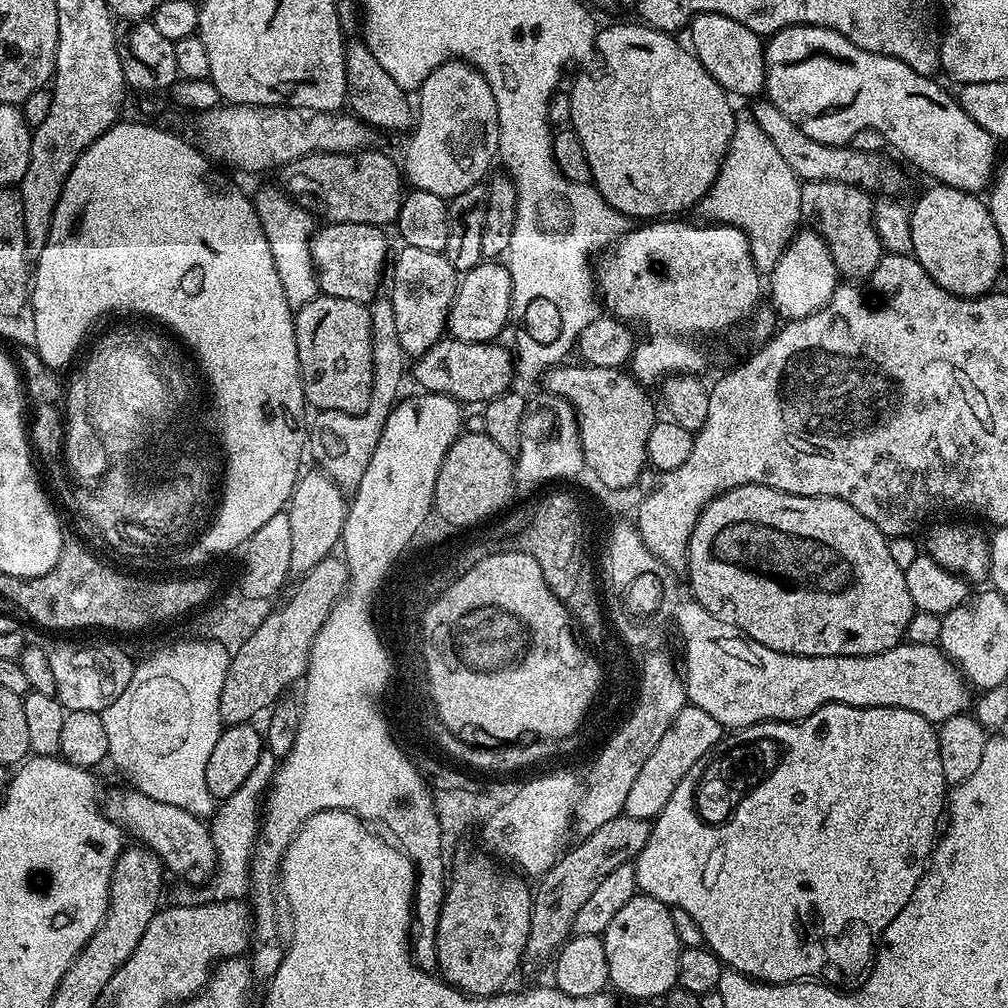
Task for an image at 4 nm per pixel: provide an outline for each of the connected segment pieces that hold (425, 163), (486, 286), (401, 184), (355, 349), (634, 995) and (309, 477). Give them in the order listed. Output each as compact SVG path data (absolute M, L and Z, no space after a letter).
M449 58L420 84L418 95L416 133L404 152L403 175L413 189L421 188L445 198L462 194L462 190L481 183L498 160L500 127L494 90L471 64Z
M482 262L459 277L456 297L448 315L447 335L454 340L471 344L487 344L508 324L512 312L512 275L504 262Z
M357 150L355 152L312 152L279 169L279 187L298 208L307 208L313 217L329 224L395 225L404 205L406 180L401 169L384 152Z
M317 294L310 302L295 309L294 338L298 346L298 366L305 401L314 409L341 411L343 414L358 416L363 414L371 402L372 350L371 314L368 304L359 304L350 298L334 298Z
M638 894L614 914L610 926L606 926L602 937L606 946L606 962L610 966L608 979L611 987L621 997L629 996L632 1000L652 1000L655 996L664 998L668 992L677 987L678 984L678 958L682 947L678 938L678 930L674 930L674 918L672 909L667 904L663 904L658 898L647 894Z
M319 470L311 471L305 471L300 479L297 480L296 489L292 491L292 499L286 505L286 511L290 518L290 534L292 535L293 547L290 554L290 573L296 578L304 576L310 570L314 570L314 566L318 566L318 562L322 562L337 551L344 535L344 523L348 517L350 507L346 498L344 501L346 496L341 487L332 481L325 472Z

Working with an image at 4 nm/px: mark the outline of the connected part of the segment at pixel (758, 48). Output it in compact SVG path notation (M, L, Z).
M703 12L688 25L686 35L692 39L691 51L696 53L704 69L712 75L714 82L724 87L725 92L733 97L756 98L765 91L764 83L768 77L764 59L765 41L754 30L742 26L742 22L734 22L734 18Z

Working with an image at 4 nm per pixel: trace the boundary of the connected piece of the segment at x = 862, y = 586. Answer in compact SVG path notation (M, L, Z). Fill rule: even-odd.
M743 484L713 498L696 520L694 534L690 534L688 543L686 584L694 599L710 614L718 617L726 614L727 619L744 635L770 650L791 656L873 656L901 643L905 639L904 631L914 617L910 590L906 590L904 569L894 563L894 558L890 558L888 542L889 537L883 536L878 526L870 522L870 518L862 518L862 514L858 514L858 510L854 510L854 506L845 500L829 496L791 496L788 492L779 492L777 488L765 484Z

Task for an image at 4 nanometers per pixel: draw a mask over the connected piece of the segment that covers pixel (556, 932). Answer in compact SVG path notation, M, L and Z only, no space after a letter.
M625 814L614 817L606 826L598 826L590 835L583 837L580 845L569 847L545 876L539 877L532 898L530 914L530 934L526 938L523 963L536 968L553 959L560 947L573 935L572 927L578 912L590 899L590 894L598 890L602 878L610 870L635 861L652 833L652 824L642 818L632 818Z

